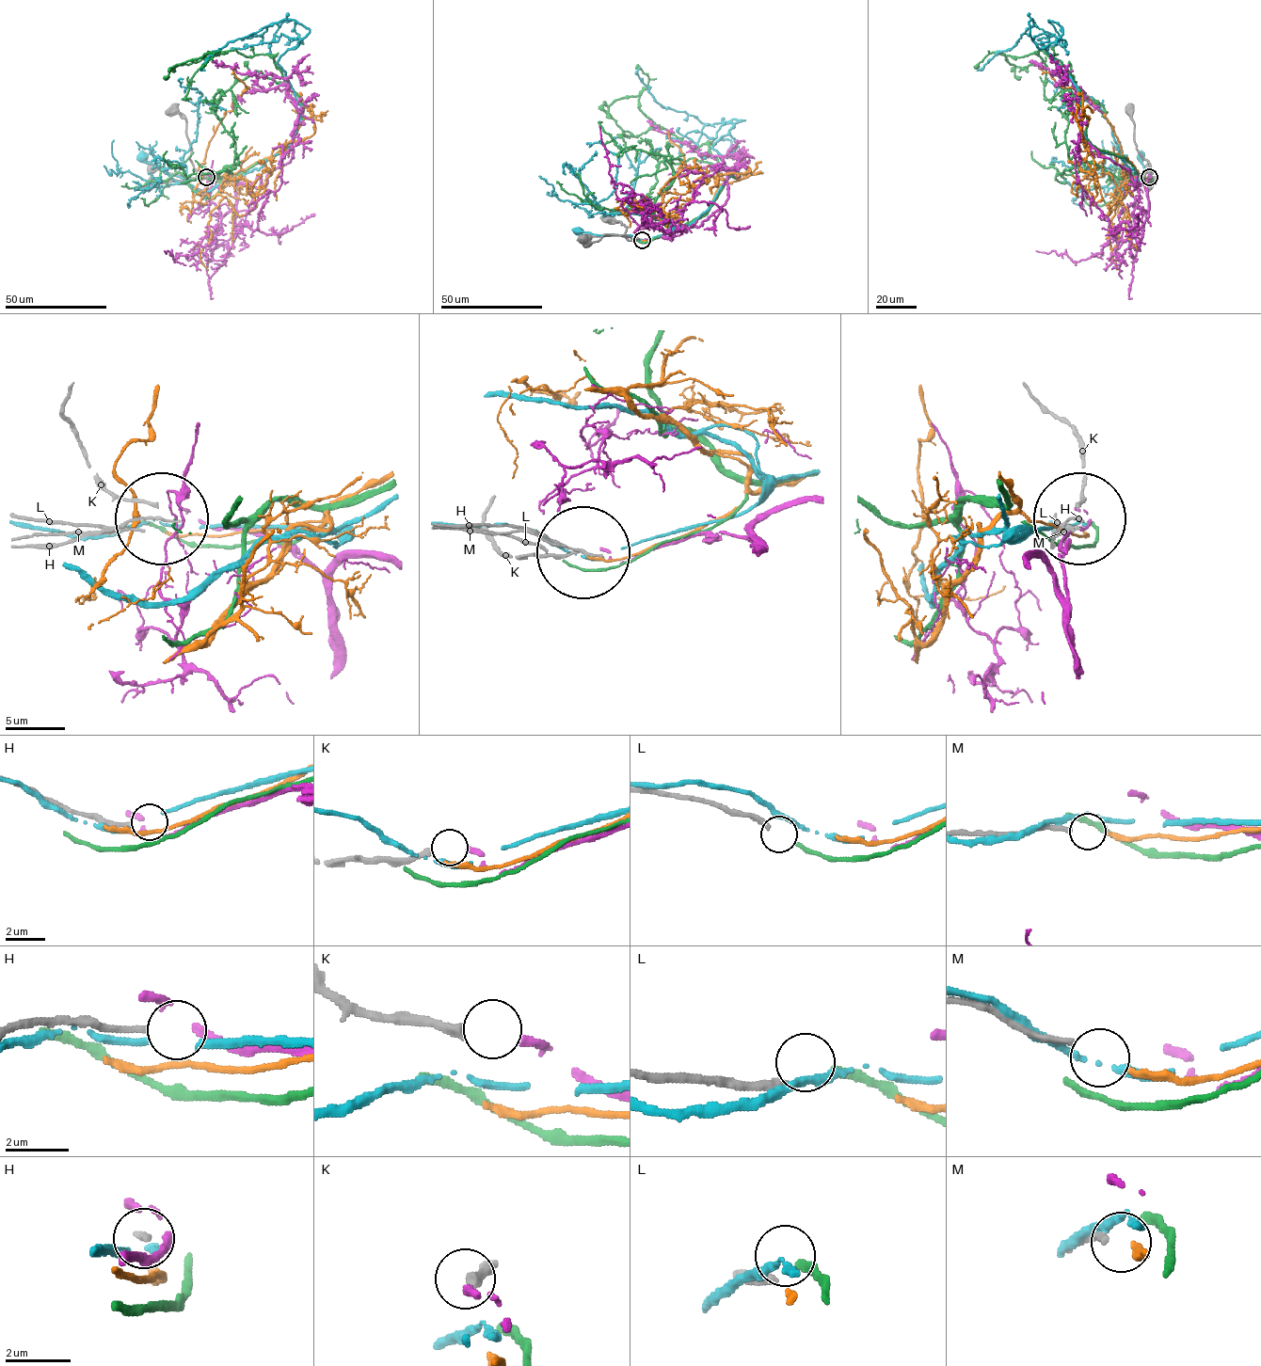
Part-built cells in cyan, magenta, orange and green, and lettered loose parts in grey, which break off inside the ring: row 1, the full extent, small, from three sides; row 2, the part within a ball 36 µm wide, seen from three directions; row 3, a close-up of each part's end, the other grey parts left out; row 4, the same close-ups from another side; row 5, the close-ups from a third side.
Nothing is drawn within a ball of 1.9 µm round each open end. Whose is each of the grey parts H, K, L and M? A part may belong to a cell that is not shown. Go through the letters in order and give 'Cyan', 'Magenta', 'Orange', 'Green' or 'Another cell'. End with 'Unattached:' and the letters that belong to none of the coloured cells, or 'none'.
H: Another cell
K: Magenta
L: Green
M: Orange
Unattached: H

